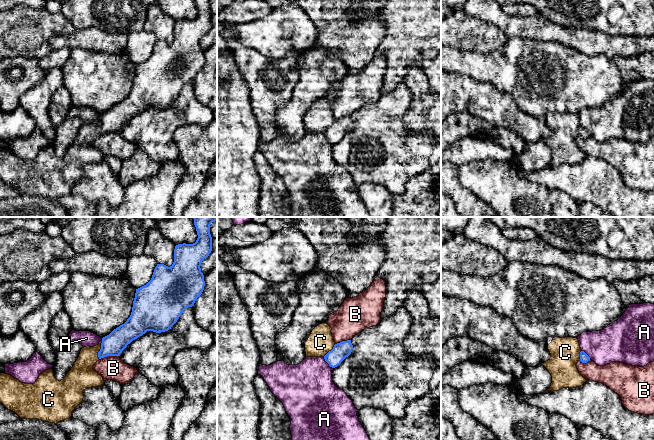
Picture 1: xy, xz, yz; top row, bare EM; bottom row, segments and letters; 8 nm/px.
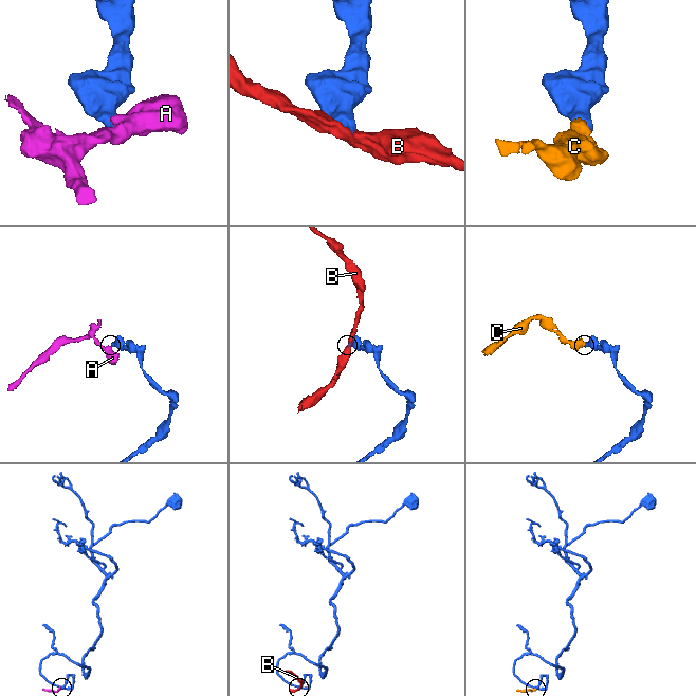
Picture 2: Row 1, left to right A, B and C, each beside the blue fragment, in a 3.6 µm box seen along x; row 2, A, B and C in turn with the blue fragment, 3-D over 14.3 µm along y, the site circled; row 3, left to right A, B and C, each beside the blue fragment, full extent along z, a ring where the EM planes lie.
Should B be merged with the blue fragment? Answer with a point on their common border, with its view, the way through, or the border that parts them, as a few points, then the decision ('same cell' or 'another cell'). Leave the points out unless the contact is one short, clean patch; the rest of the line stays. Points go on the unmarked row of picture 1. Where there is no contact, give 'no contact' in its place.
meets blue in xy at (108, 131); another cell

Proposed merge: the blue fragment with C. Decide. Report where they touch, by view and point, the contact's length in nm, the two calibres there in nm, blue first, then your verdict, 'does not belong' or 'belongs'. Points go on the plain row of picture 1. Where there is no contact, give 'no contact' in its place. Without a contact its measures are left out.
xy (100, 126) | 150 nm | 180/200 nm | belongs

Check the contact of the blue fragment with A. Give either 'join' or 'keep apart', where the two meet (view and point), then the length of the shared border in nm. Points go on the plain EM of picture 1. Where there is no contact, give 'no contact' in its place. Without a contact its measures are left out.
keep apart | xz (327, 138) | 120 nm

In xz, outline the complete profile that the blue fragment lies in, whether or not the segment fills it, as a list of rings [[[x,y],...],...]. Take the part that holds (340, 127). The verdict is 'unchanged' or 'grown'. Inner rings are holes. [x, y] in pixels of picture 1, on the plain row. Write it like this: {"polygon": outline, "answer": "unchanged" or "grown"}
{"polygon": [[[327,99],[315,103],[305,119],[306,133],[323,133],[330,143],[335,144],[348,133],[353,121],[351,116],[335,119]]], "answer": "grown"}

